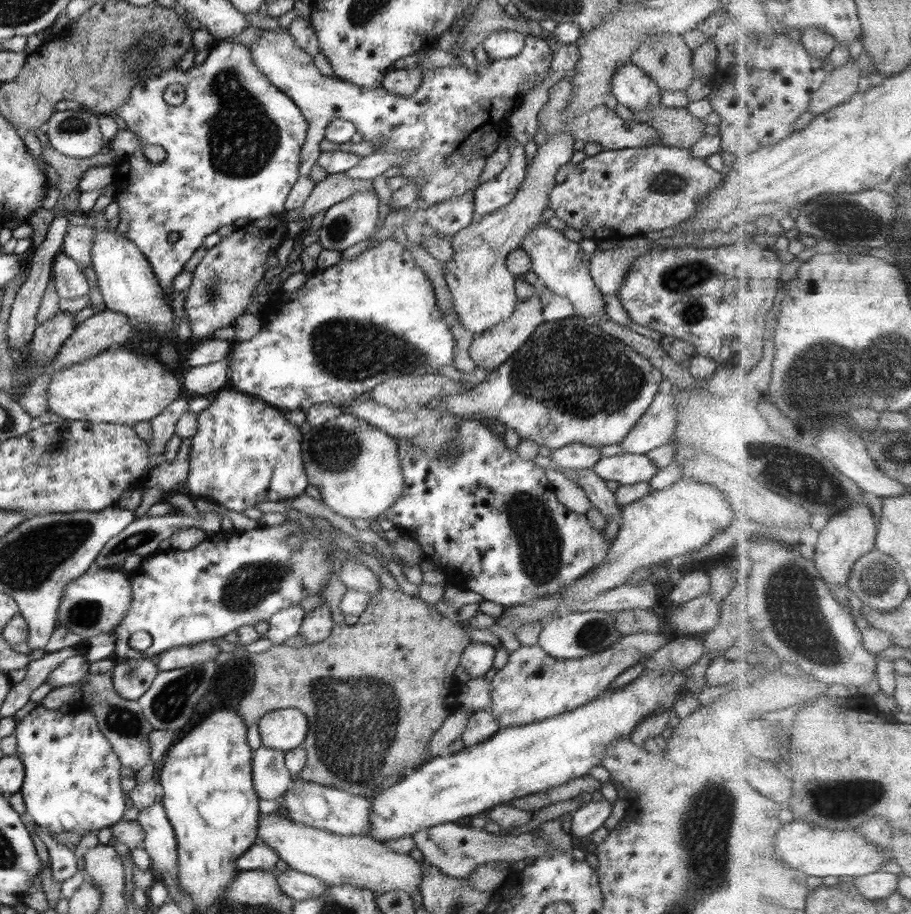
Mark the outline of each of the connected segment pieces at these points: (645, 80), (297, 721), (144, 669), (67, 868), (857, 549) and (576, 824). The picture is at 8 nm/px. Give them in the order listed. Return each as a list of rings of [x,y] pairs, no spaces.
[[[630,61],[622,63],[612,78],[612,94],[618,104],[628,107],[632,112],[654,107],[661,102],[661,90],[648,75]]]
[[[294,708],[268,712],[258,724],[263,746],[284,753],[301,746],[309,736],[307,717]]]
[[[128,659],[126,664],[116,664],[109,671],[115,692],[121,698],[138,701],[153,684],[158,674],[154,659]]]
[[[38,826],[37,831],[42,842],[47,846],[52,862],[52,878],[56,882],[64,882],[75,875],[77,870],[82,869],[81,858],[76,856],[70,847],[58,843],[52,835],[48,835],[48,832]]]
[[[866,502],[856,504],[854,508],[844,510],[838,516],[834,516],[828,526],[820,532],[814,554],[822,576],[833,587],[848,585],[856,563],[861,560],[862,556],[866,556],[868,552],[877,548],[878,535],[876,518],[872,514],[872,508]]]
[[[605,798],[602,801],[591,801],[572,813],[572,820],[566,824],[568,831],[575,836],[588,836],[601,827],[610,815],[613,803]]]

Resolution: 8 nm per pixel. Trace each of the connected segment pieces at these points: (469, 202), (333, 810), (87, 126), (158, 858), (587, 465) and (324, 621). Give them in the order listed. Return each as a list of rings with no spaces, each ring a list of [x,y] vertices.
[[[466,194],[453,200],[444,200],[434,204],[430,209],[421,214],[428,231],[442,234],[450,238],[466,228],[475,220],[472,194]]]
[[[298,779],[281,798],[283,808],[288,810],[288,816],[298,824],[305,824],[323,831],[342,836],[370,834],[370,806],[366,797],[355,796],[350,792],[322,784]]]
[[[80,106],[54,112],[44,126],[49,144],[64,156],[90,158],[107,149],[98,114]]]
[[[162,804],[142,809],[135,820],[144,828],[144,850],[150,856],[151,869],[161,877],[164,872],[176,873],[176,837]]]
[[[582,443],[568,444],[562,448],[552,449],[552,465],[568,469],[591,469],[601,460],[599,447]]]
[[[322,599],[322,604],[304,615],[300,632],[298,632],[303,638],[301,644],[310,645],[322,642],[330,635],[330,631],[332,631],[334,625],[330,607],[328,607],[324,599]]]

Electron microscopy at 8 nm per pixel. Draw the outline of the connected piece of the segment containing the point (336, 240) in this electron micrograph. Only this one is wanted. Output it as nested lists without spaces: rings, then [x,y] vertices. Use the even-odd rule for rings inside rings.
[[[375,191],[357,192],[347,200],[334,204],[325,215],[320,230],[316,233],[318,241],[325,250],[343,252],[347,248],[374,237],[378,223],[380,200]]]

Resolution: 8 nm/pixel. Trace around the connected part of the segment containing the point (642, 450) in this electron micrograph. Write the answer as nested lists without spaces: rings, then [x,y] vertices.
[[[667,378],[660,380],[659,391],[648,410],[638,419],[622,440],[622,449],[629,454],[644,454],[670,443],[676,430],[676,393]]]

